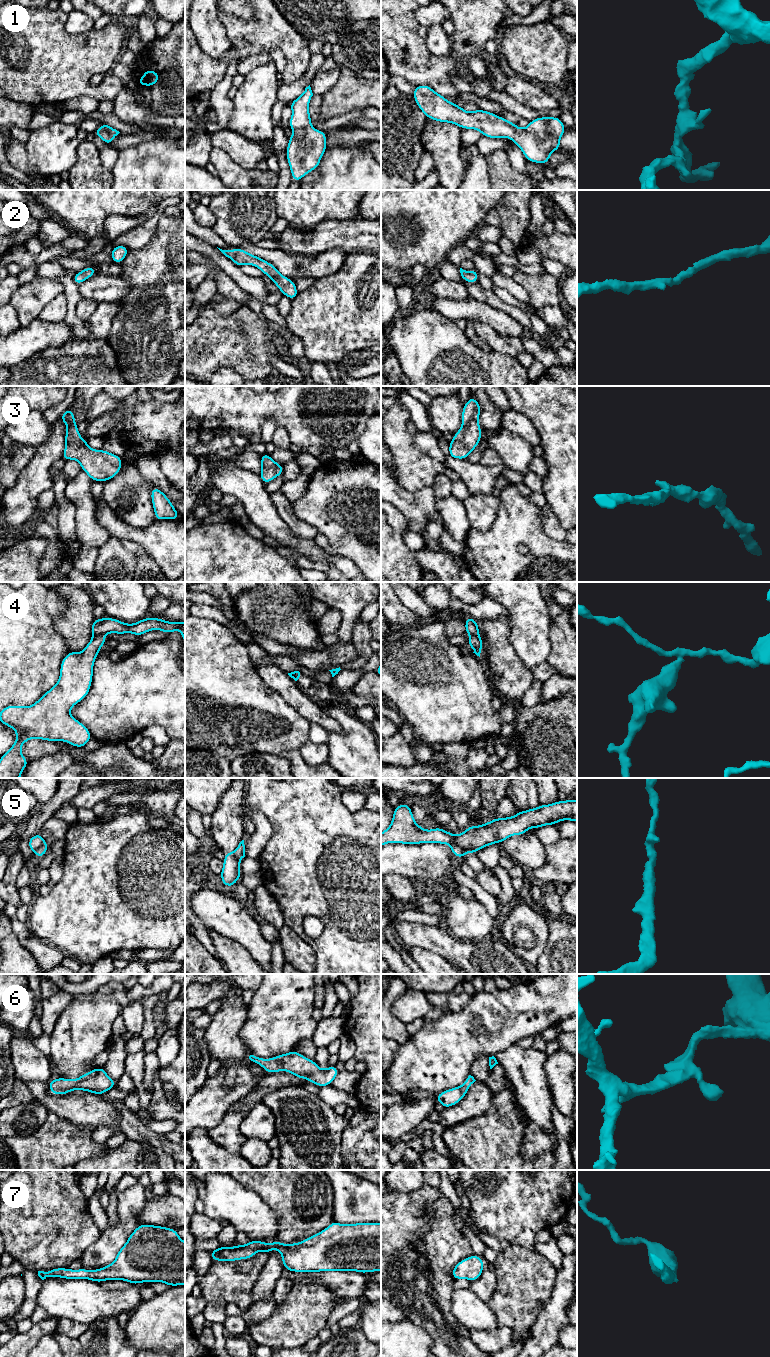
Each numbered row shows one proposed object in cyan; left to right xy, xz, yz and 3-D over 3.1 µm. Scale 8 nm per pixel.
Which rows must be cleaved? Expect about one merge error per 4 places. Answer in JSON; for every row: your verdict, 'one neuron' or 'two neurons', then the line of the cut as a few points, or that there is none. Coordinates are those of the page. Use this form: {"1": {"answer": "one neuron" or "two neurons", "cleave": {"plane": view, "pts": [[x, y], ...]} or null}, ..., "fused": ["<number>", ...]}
{"1": {"answer": "one neuron", "cleave": null}, "2": {"answer": "one neuron", "cleave": null}, "3": {"answer": "one neuron", "cleave": null}, "4": {"answer": "two neurons", "cleave": {"plane": "xy", "pts": [[103, 634], [93, 636]]}}, "5": {"answer": "two neurons", "cleave": {"plane": "yz", "pts": [[454, 835], [454, 841], [465, 852]]}}, "6": {"answer": "one neuron", "cleave": null}, "7": {"answer": "one neuron", "cleave": null}, "fused": ["4", "5"]}

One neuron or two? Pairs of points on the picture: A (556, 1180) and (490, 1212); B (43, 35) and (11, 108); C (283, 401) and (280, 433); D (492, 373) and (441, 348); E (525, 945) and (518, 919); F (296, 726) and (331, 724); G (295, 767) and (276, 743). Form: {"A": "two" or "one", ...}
{"A": "one", "B": "two", "C": "two", "D": "one", "E": "one", "F": "two", "G": "two"}

